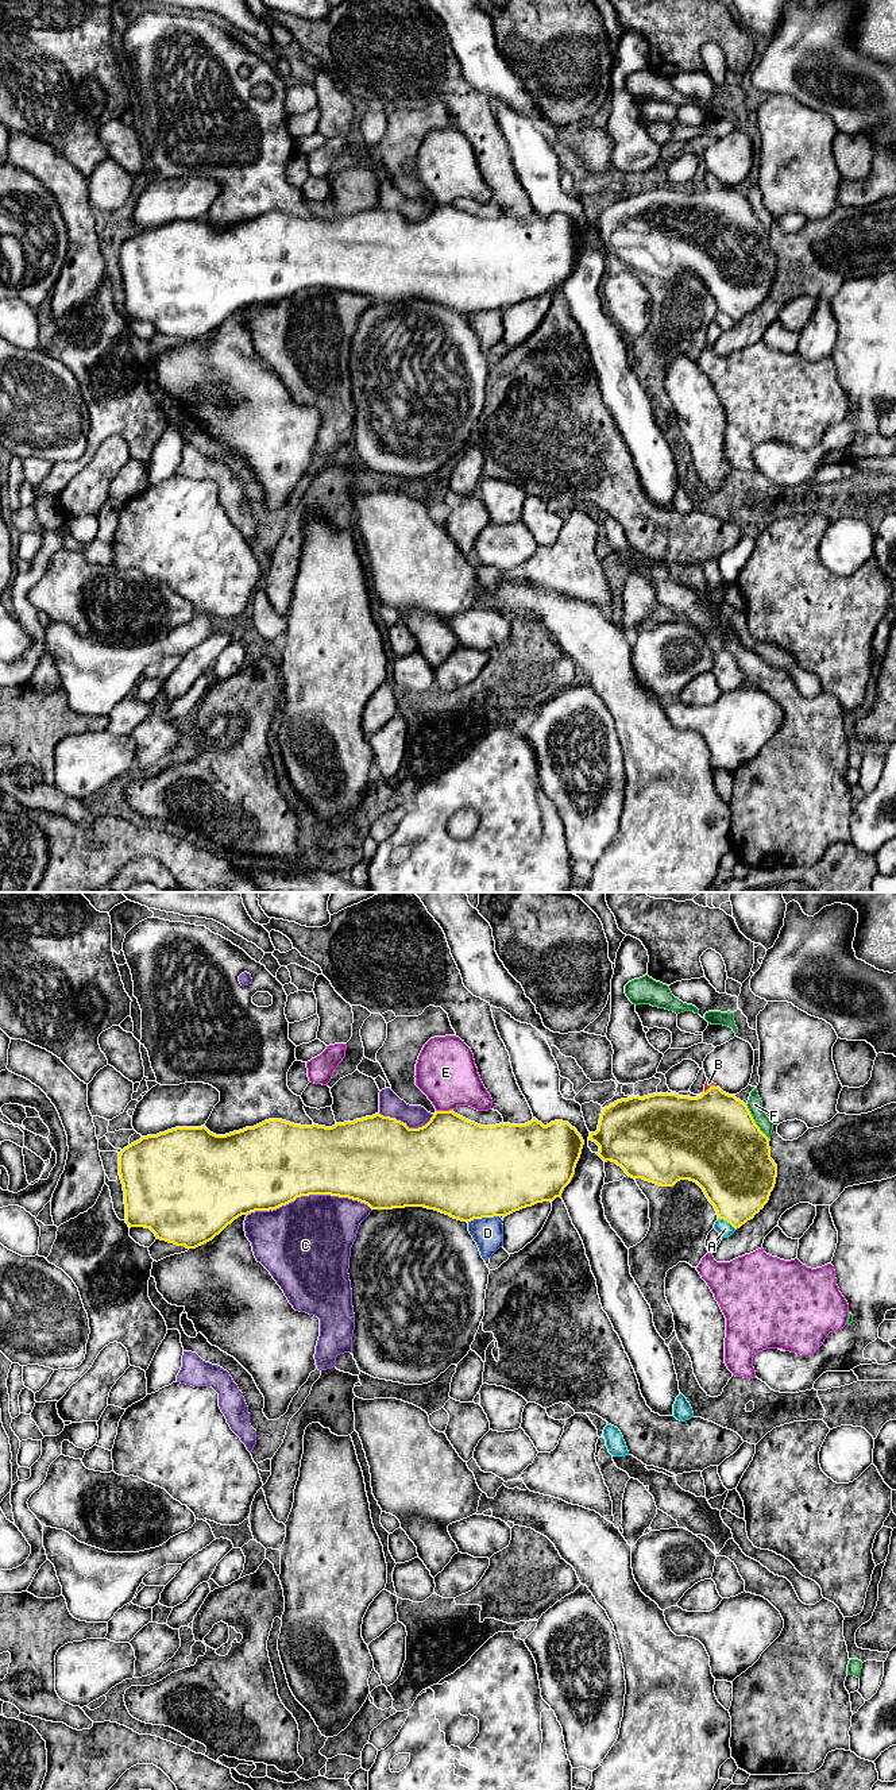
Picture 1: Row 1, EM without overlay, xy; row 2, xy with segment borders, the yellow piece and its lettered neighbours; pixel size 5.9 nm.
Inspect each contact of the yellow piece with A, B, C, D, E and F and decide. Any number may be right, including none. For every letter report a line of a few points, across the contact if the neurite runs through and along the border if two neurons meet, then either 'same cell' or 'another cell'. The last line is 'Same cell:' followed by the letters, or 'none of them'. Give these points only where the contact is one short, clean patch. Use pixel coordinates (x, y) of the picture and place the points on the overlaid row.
A: another cell
B: line xy (714, 1129), (714, 1106), (710, 1087), (709, 1083); same cell
C: another cell
D: another cell
E: another cell
F: line xy (745, 1104), (754, 1123), (769, 1140); another cell
Same cell: B

